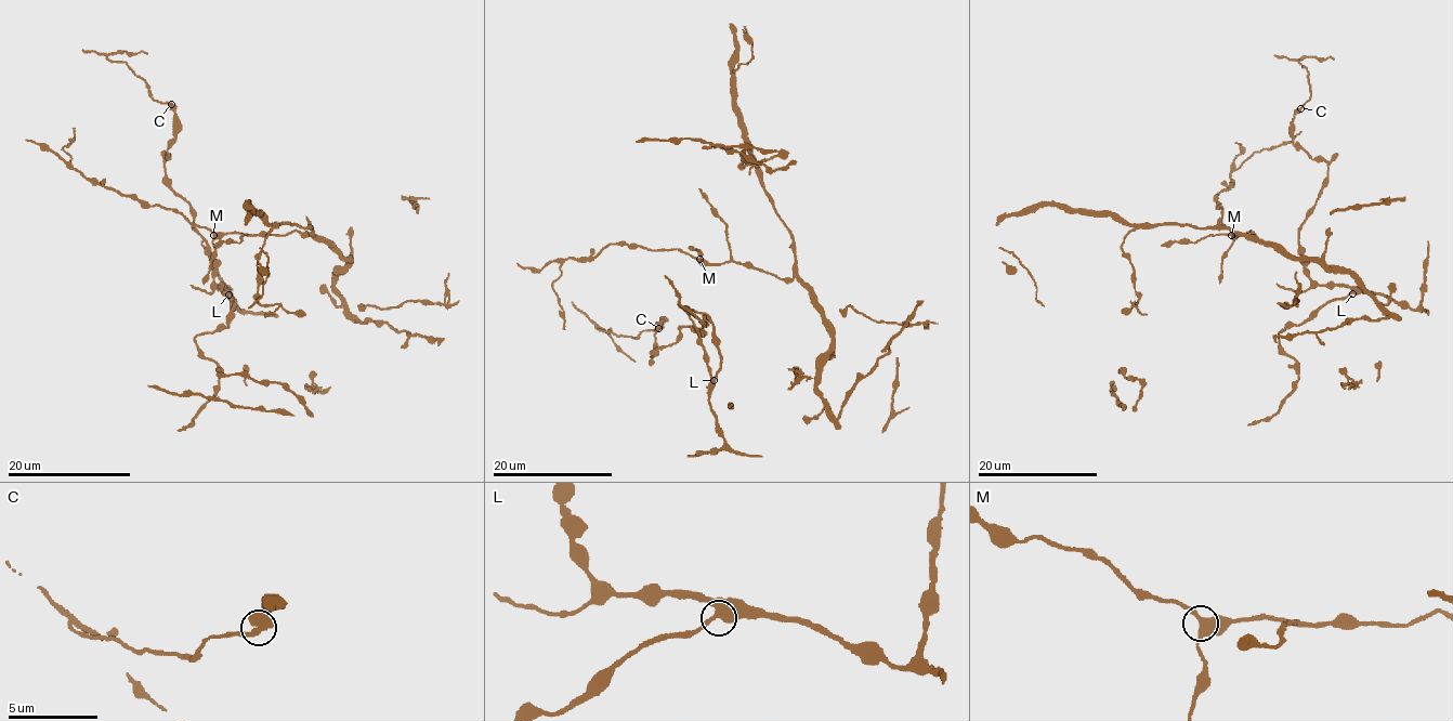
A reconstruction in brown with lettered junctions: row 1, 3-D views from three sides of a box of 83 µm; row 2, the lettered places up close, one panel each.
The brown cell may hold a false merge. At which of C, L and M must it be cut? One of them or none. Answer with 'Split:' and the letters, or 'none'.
Split: C

